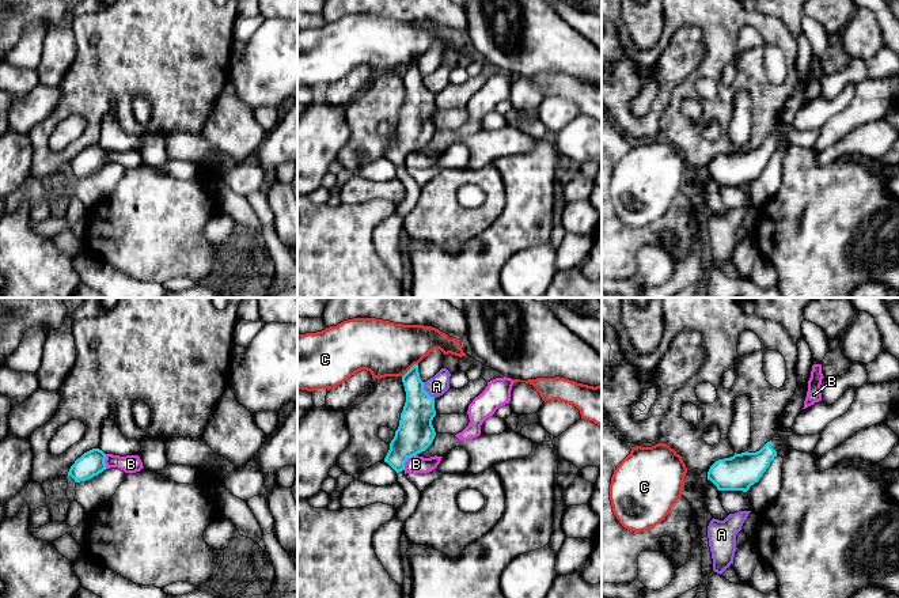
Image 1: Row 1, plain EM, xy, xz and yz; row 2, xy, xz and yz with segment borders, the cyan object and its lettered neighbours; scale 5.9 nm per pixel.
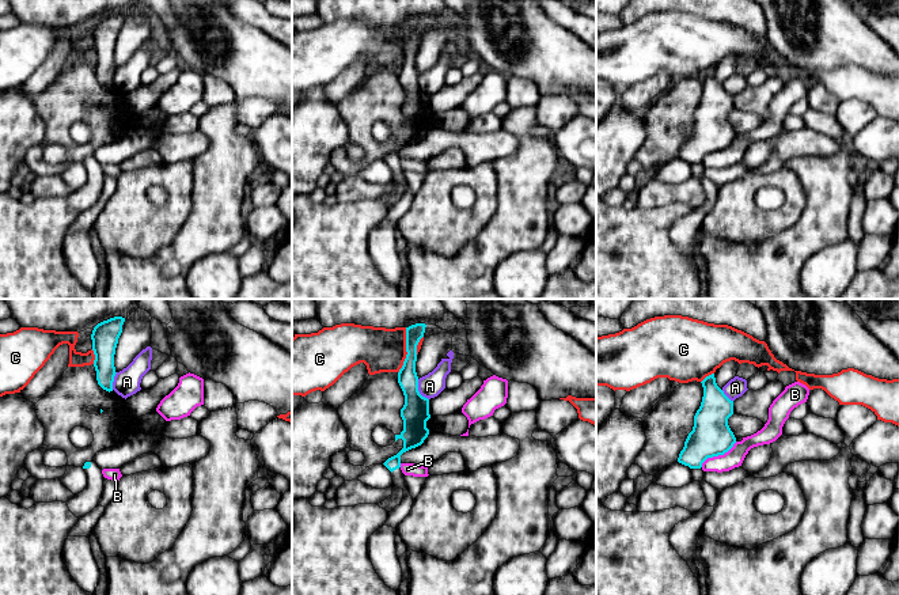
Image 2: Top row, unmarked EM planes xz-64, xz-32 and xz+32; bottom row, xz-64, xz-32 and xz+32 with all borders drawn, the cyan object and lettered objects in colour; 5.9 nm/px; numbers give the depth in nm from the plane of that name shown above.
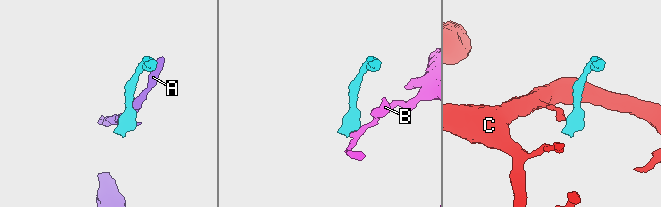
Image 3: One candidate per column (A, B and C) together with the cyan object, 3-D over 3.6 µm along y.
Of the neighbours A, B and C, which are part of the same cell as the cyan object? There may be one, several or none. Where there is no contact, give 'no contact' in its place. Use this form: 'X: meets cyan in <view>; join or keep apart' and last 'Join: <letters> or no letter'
A: meets cyan in xz; keep apart
B: meets cyan in xz; keep apart
C: meets cyan in xz; keep apart
Join: no letter

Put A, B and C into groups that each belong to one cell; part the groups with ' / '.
A / B / C

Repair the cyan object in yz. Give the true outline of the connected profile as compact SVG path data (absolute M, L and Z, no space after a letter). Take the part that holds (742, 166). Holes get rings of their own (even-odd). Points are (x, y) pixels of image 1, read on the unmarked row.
M778 126L774 133L756 148L735 148L731 154L716 156L708 167L708 175L710 175L718 186L747 188L751 181L759 177L781 144L812 150L819 133L820 129L803 132L793 128Z

